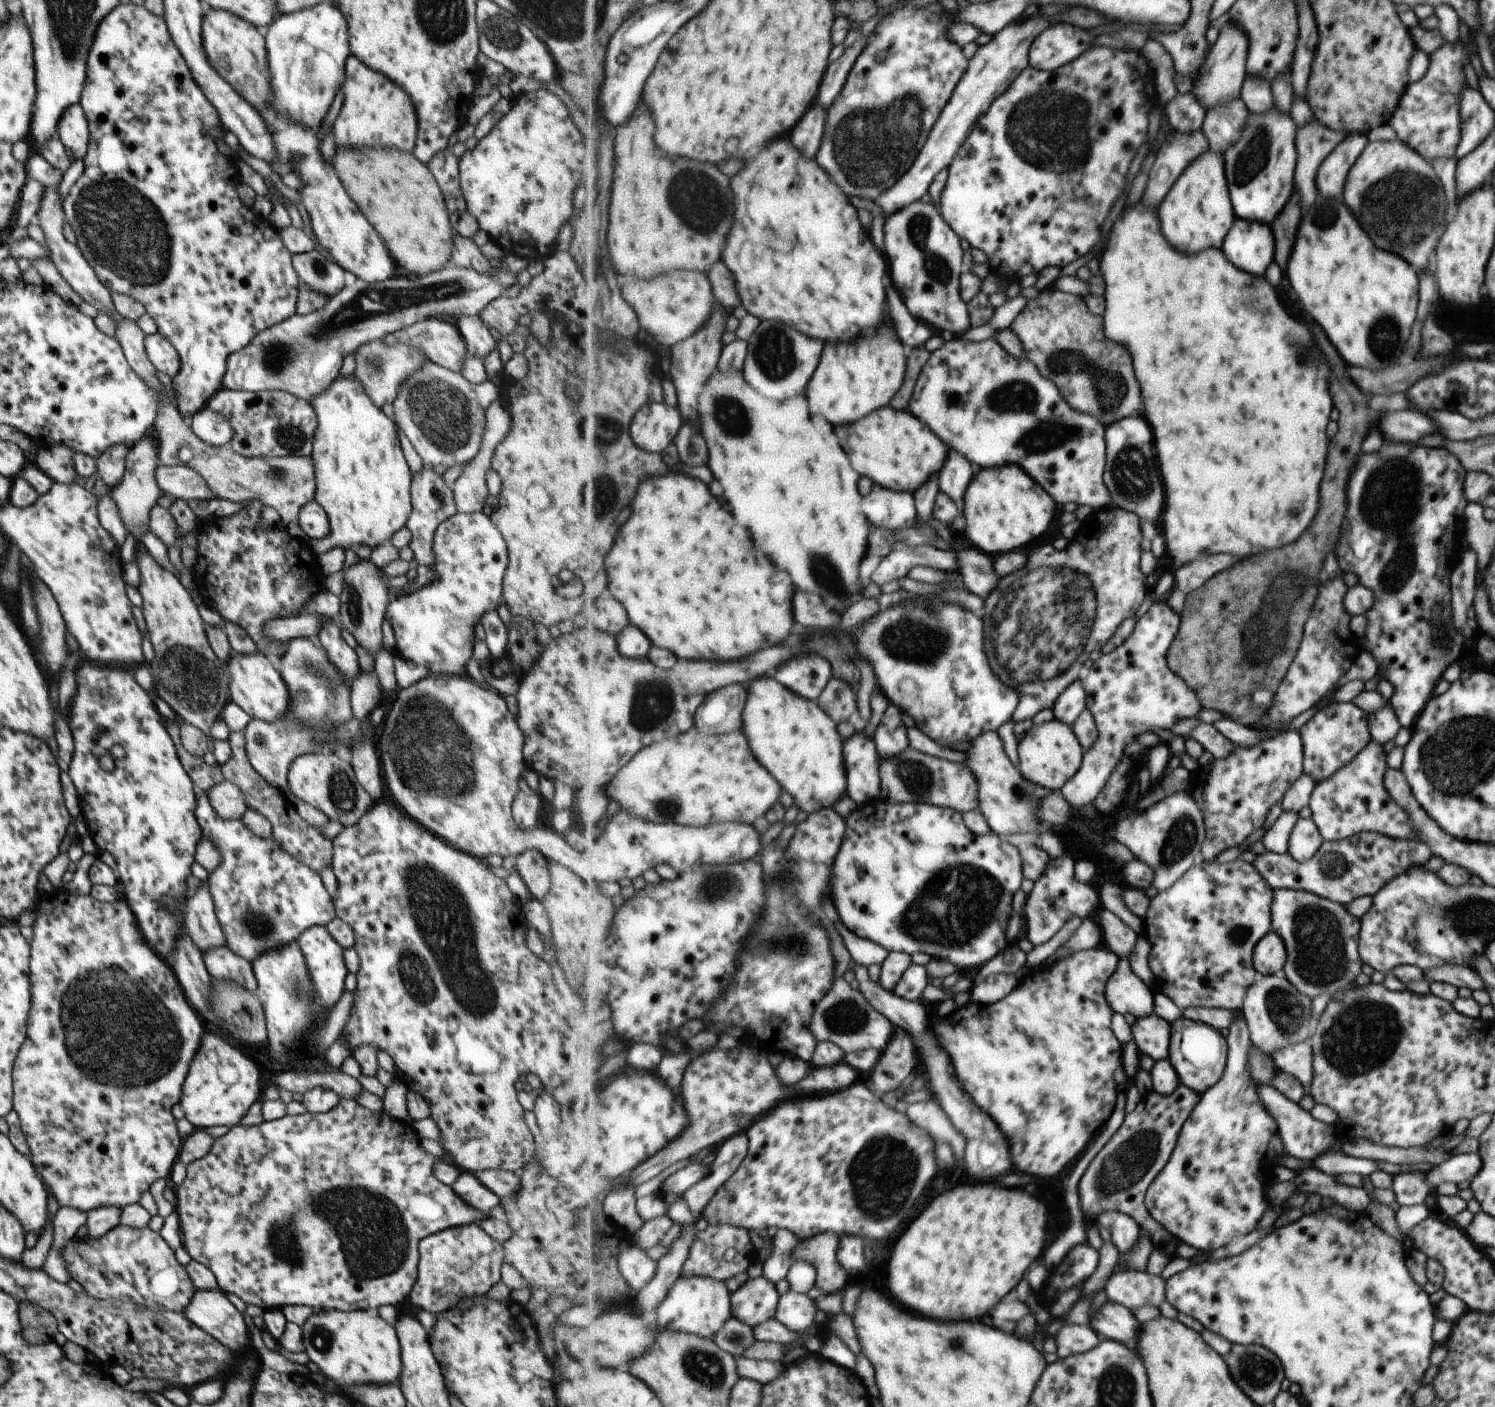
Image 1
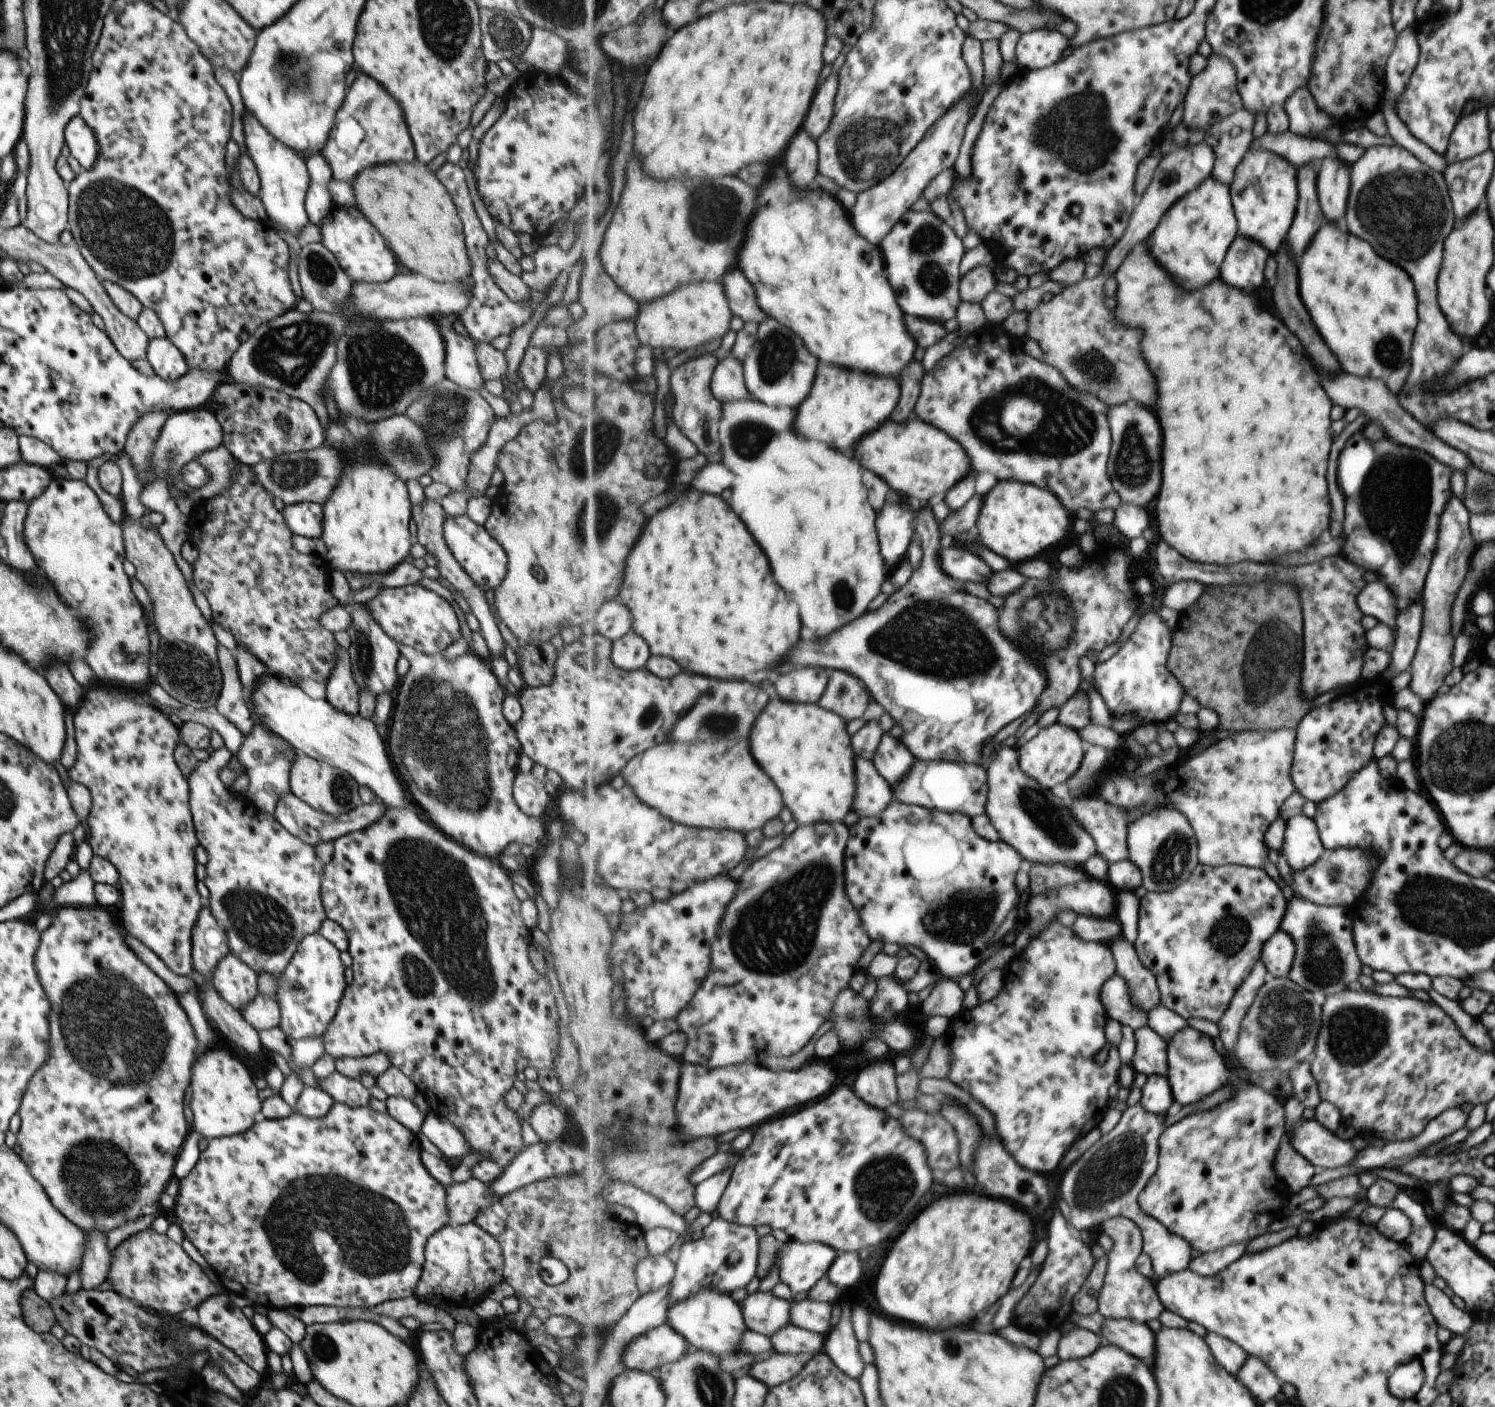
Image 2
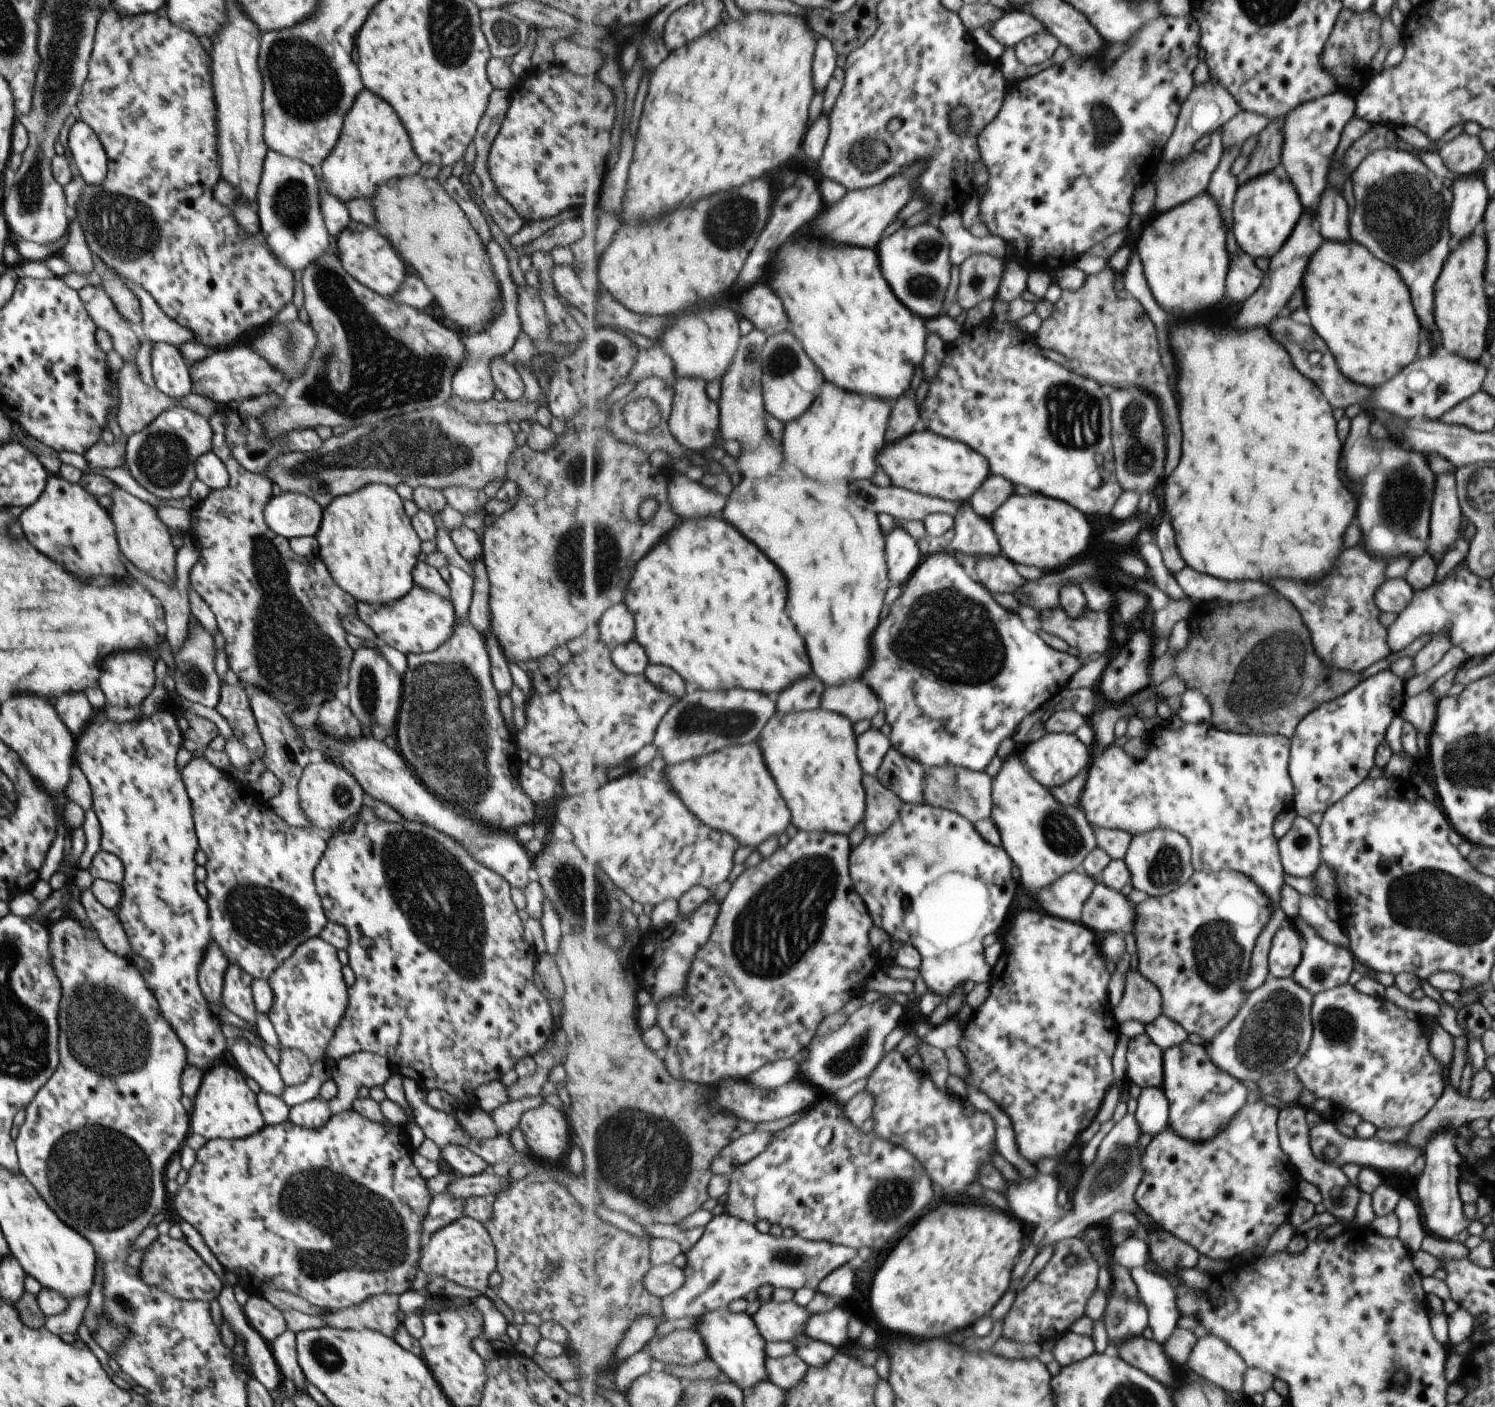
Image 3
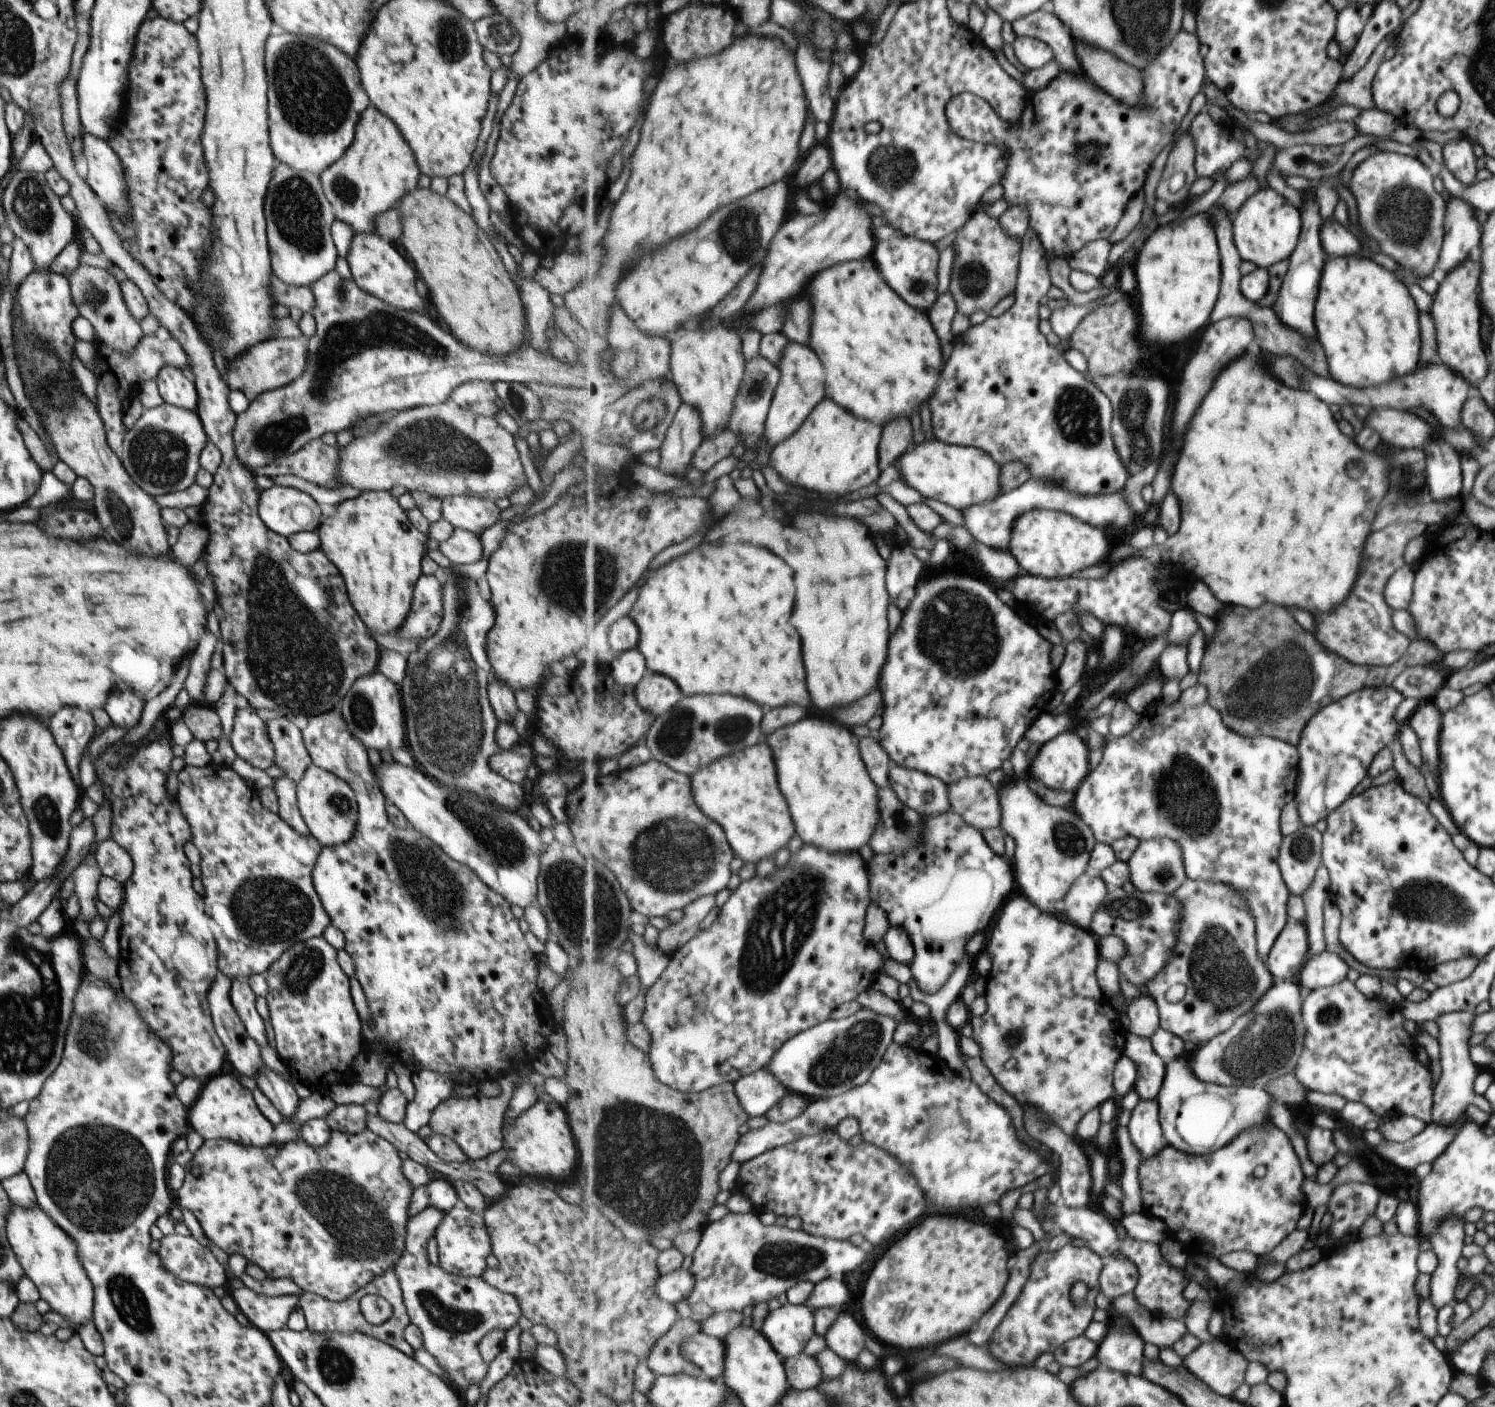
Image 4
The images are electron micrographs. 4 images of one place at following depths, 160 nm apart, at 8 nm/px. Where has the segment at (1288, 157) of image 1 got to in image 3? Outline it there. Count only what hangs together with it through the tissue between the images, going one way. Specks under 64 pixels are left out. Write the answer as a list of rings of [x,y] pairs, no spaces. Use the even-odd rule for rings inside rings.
[[[1273,172],[1255,176],[1240,186],[1234,206],[1236,240],[1252,259],[1274,257],[1283,248],[1283,242],[1288,241],[1292,234],[1291,228],[1301,216],[1301,204],[1293,184],[1287,178],[1281,180]]]

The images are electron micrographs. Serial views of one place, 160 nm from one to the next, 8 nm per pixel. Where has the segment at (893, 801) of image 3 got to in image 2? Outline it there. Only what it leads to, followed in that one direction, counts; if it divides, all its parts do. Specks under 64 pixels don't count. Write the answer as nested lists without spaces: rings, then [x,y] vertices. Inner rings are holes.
[[[857,756],[856,760],[857,792],[853,808],[860,817],[879,816],[895,797],[893,786],[879,772],[874,761],[859,756]]]

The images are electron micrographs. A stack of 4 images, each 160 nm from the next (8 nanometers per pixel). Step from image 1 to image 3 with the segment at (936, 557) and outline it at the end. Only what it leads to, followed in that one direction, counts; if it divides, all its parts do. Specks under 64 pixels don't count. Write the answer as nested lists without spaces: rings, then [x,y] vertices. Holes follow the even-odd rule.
[[[1004,555],[979,557],[974,566],[974,576],[979,576],[981,584],[985,584],[991,592],[1015,592],[1029,580],[1023,578],[1014,565]]]

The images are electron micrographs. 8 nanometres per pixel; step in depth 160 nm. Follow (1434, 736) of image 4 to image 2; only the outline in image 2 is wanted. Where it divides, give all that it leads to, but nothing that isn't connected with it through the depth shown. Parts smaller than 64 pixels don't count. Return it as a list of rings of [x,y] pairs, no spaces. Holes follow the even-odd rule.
[[[1455,496],[1449,500],[1441,514],[1438,526],[1437,550],[1434,551],[1433,562],[1428,570],[1427,581],[1423,588],[1421,628],[1417,646],[1407,670],[1410,672],[1408,687],[1417,694],[1423,704],[1431,700],[1443,679],[1452,669],[1452,635],[1451,605],[1457,591],[1461,588],[1470,557],[1476,550],[1477,543],[1471,539],[1467,520],[1470,512]]]

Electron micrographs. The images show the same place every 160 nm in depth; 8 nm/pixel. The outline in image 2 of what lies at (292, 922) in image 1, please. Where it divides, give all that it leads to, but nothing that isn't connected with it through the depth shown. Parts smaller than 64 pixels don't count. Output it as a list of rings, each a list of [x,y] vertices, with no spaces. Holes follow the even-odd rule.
[[[225,745],[215,749],[210,753],[207,760],[199,761],[197,768],[194,768],[194,771],[188,776],[188,805],[192,823],[194,824],[194,833],[196,834],[198,844],[204,848],[208,856],[207,862],[204,864],[205,877],[202,882],[208,890],[208,907],[210,908],[211,914],[215,917],[216,923],[224,930],[227,939],[226,943],[228,944],[228,952],[236,956],[243,964],[246,964],[257,974],[271,973],[272,975],[279,976],[295,952],[297,943],[305,935],[317,933],[319,925],[326,919],[324,906],[320,899],[320,880],[322,877],[323,864],[315,855],[314,847],[305,844],[302,840],[299,840],[299,838],[289,834],[289,831],[285,830],[285,828],[275,820],[273,815],[257,810],[256,806],[245,796],[237,793],[233,794],[228,786],[220,781],[218,770],[227,766],[230,753],[230,750],[227,750]]]

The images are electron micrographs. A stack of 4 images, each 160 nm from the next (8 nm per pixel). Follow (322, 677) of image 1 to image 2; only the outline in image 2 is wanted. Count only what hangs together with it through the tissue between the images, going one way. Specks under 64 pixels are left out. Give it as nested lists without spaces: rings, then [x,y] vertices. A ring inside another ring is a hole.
[[[253,722],[249,734],[242,737],[236,757],[248,776],[249,785],[244,796],[257,810],[272,815],[277,801],[290,792],[288,770],[294,760],[294,754],[297,753],[289,743],[259,723]]]

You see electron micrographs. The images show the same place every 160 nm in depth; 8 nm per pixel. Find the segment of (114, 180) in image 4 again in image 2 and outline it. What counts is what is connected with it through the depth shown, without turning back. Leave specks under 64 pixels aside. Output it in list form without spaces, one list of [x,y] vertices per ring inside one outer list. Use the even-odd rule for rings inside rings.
[[[72,116],[64,128],[64,144],[82,170],[89,170],[97,156],[97,145],[91,129],[79,116]]]

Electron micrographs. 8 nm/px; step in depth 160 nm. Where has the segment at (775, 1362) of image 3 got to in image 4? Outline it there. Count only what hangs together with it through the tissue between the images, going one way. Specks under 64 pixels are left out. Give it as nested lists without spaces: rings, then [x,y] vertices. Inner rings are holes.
[[[804,1352],[784,1359],[784,1365],[788,1373],[788,1383],[791,1388],[798,1391],[818,1388],[825,1378],[819,1361],[814,1356],[809,1356]]]

